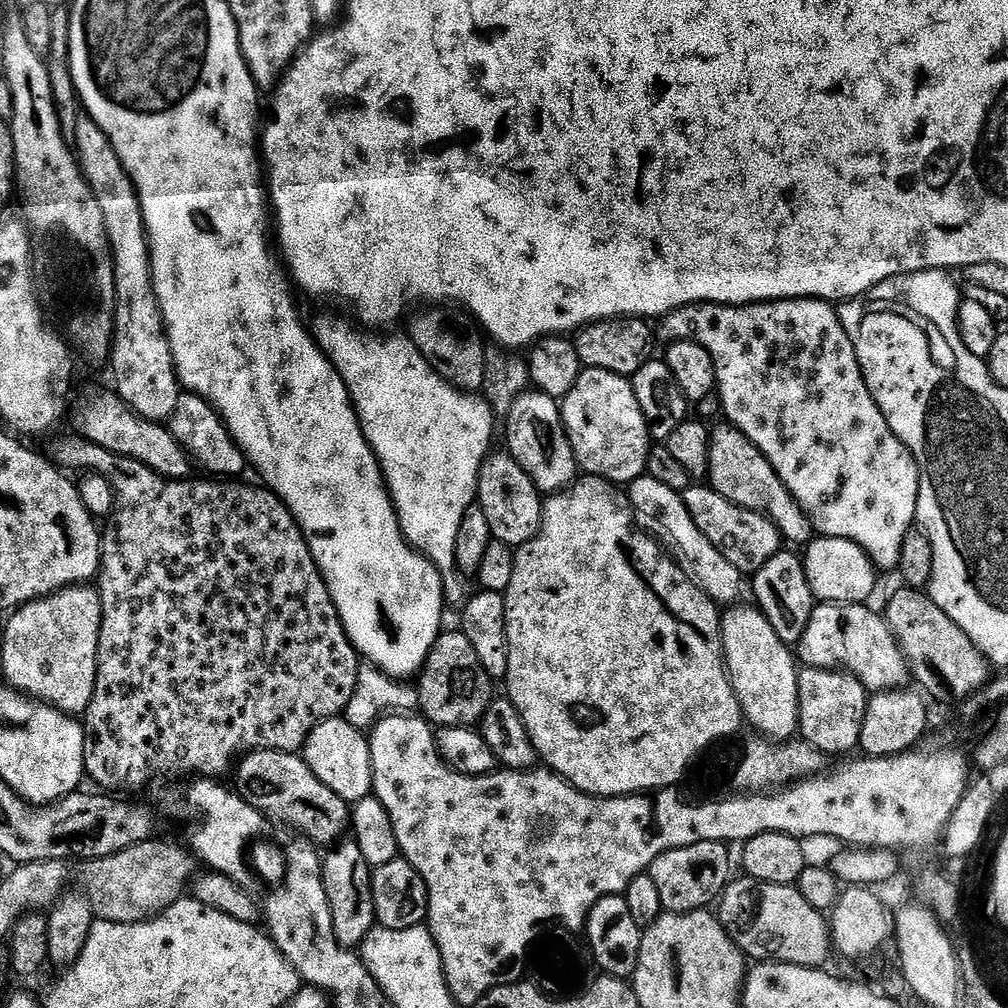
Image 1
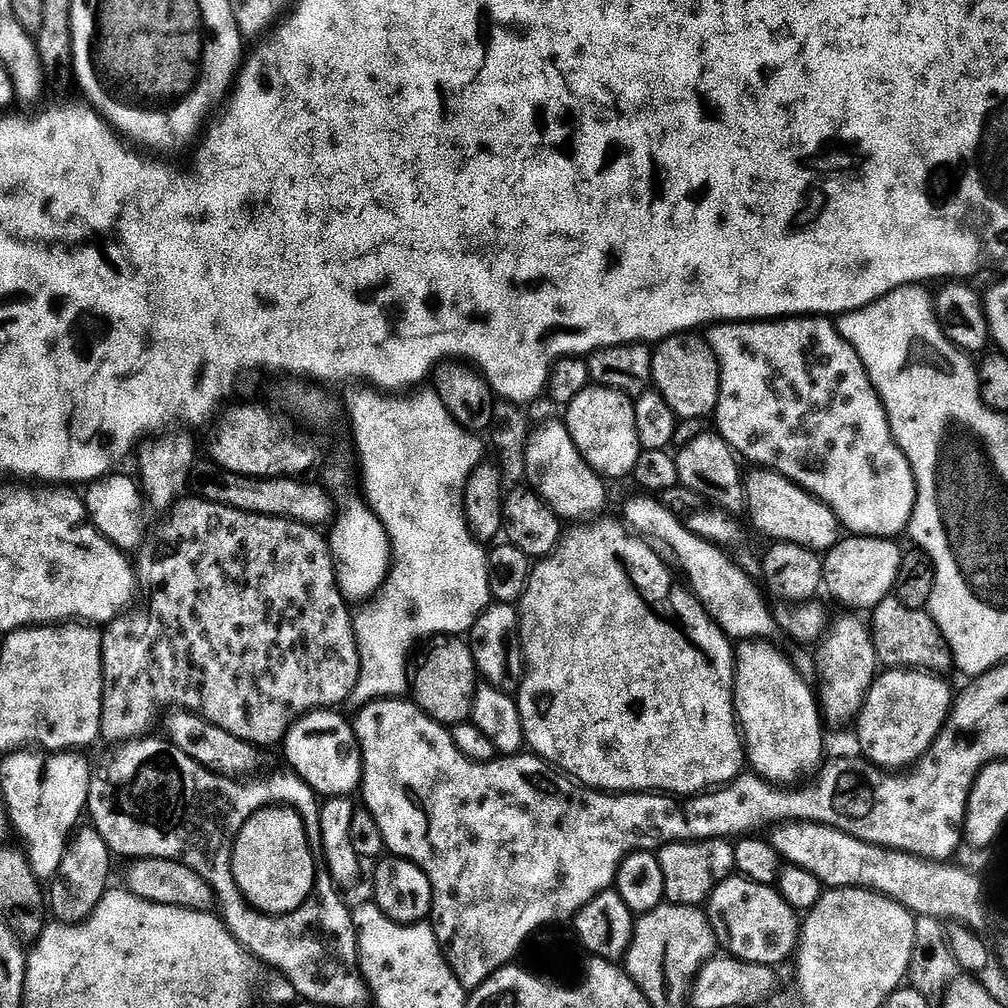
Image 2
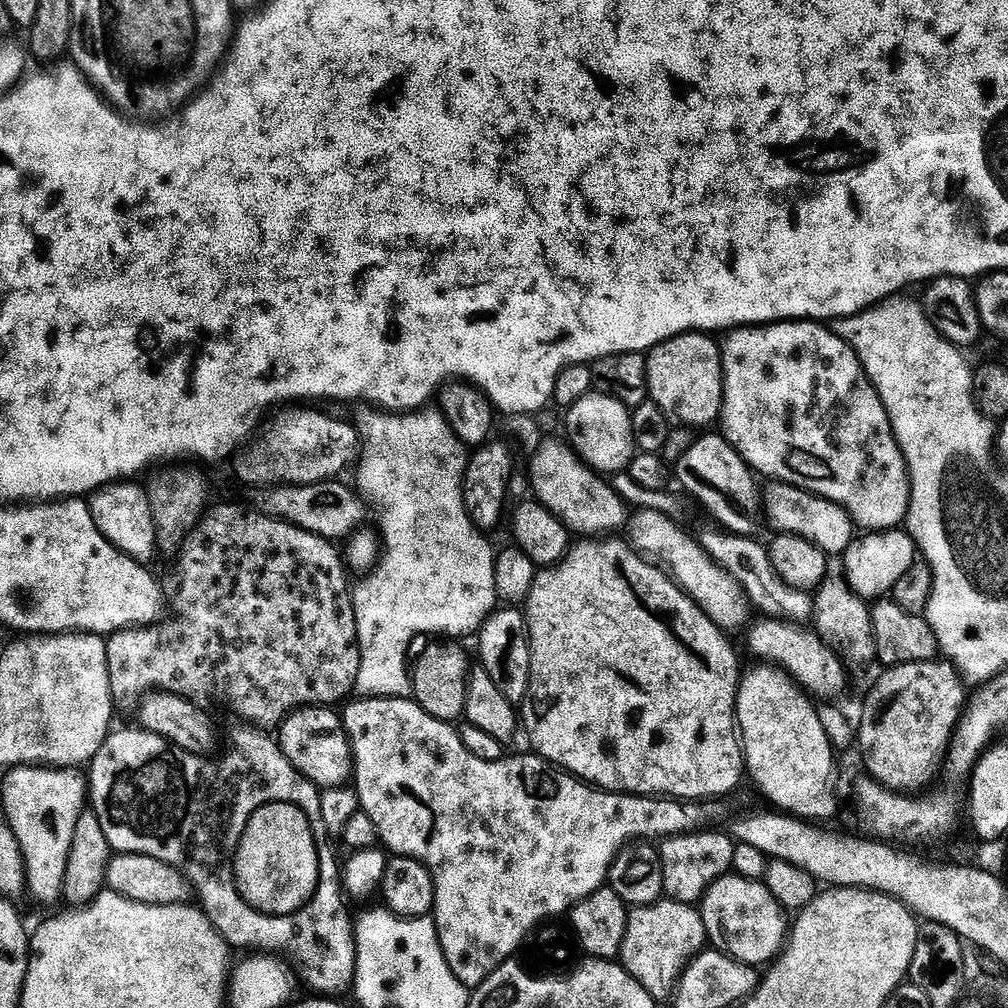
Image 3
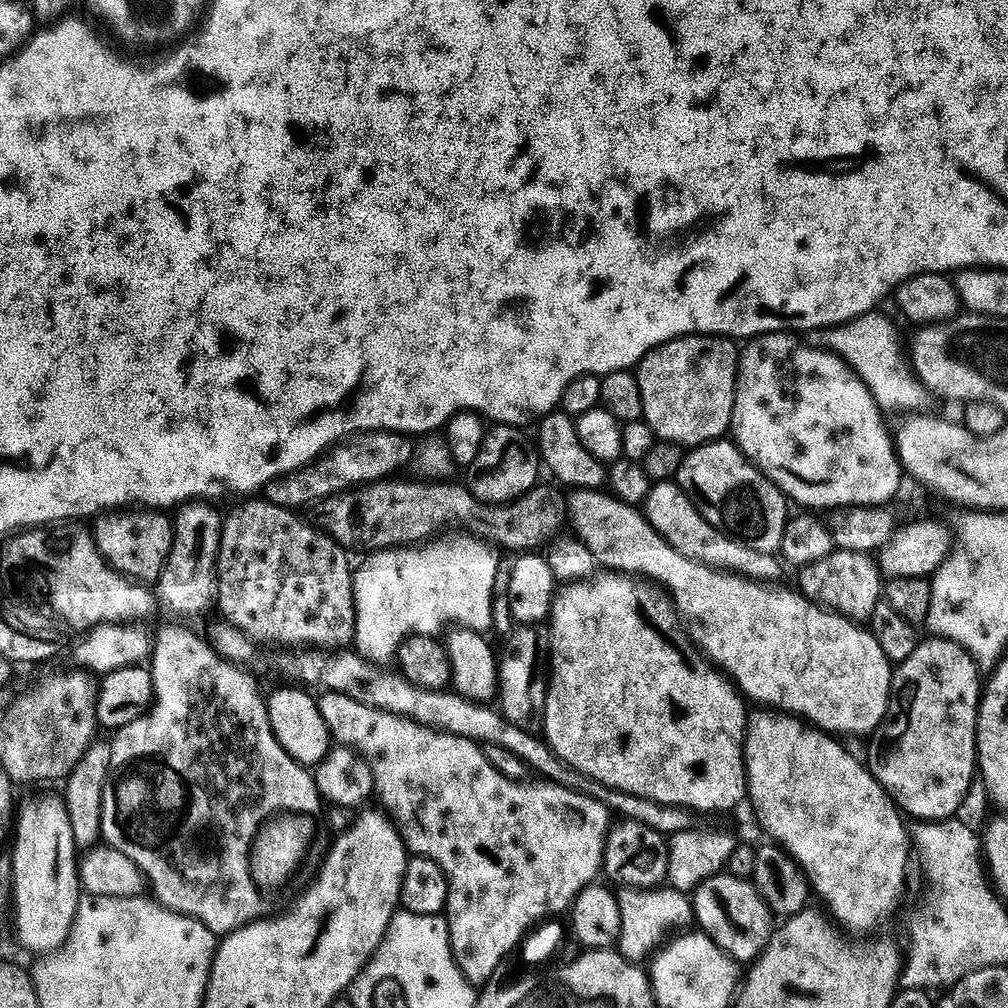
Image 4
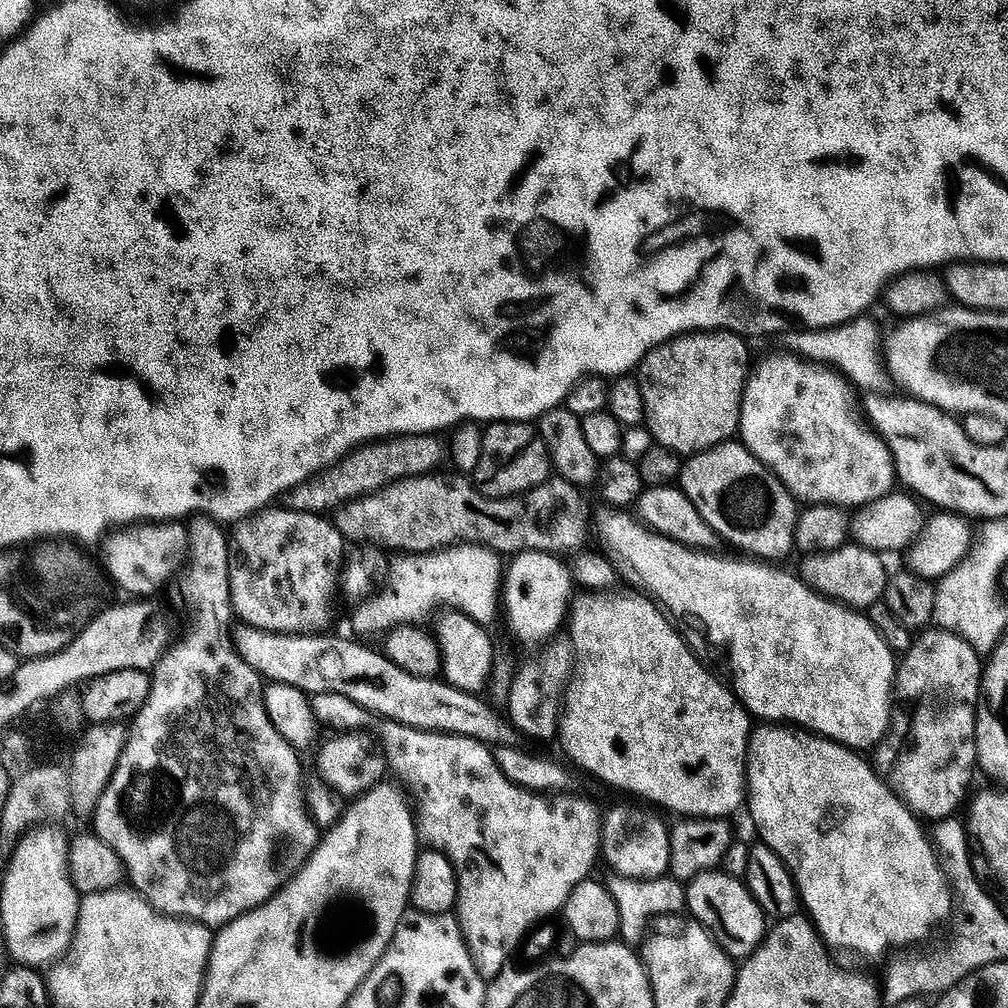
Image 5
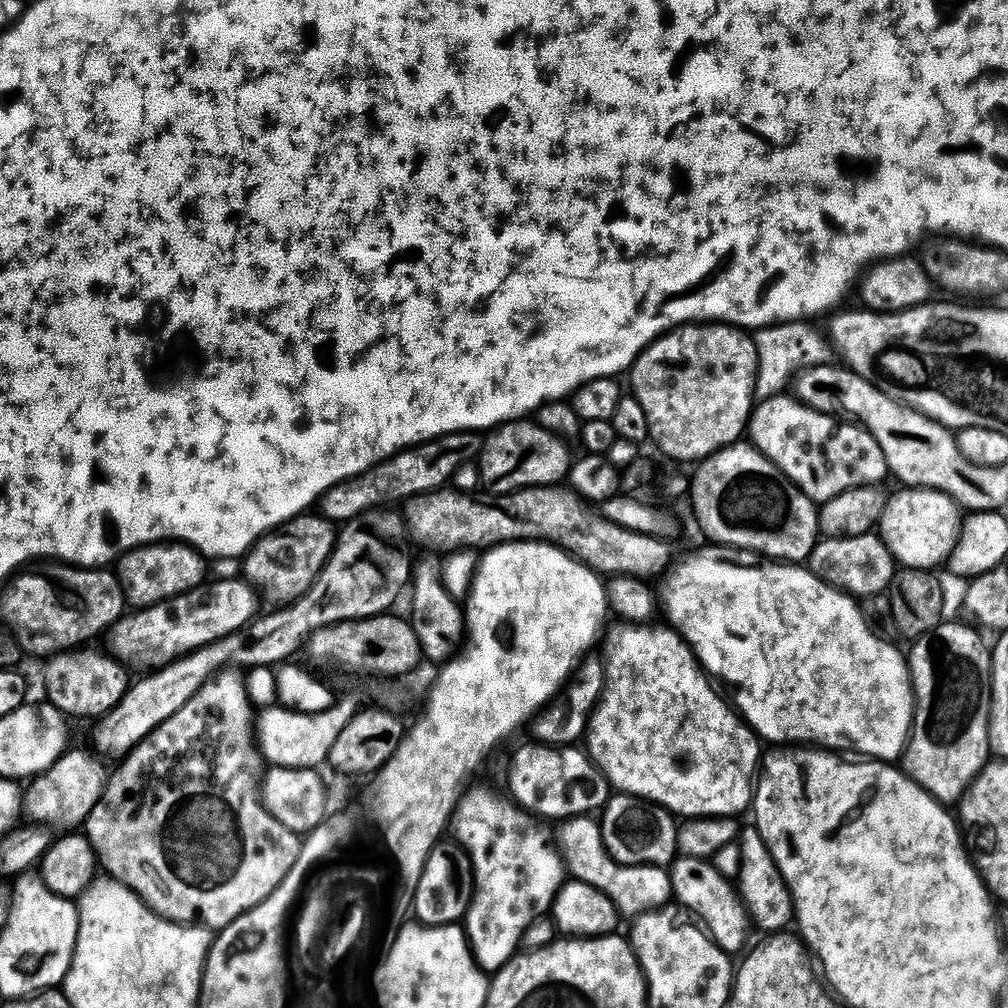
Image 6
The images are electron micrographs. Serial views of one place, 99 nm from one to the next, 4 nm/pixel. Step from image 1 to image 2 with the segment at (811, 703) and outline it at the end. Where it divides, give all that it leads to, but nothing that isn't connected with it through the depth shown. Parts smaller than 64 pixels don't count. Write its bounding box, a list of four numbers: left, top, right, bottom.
[816,614,878,728]

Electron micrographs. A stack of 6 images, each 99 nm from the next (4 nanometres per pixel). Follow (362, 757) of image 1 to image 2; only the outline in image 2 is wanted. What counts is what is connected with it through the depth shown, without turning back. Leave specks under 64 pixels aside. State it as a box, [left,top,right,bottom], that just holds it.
[282,709,364,799]

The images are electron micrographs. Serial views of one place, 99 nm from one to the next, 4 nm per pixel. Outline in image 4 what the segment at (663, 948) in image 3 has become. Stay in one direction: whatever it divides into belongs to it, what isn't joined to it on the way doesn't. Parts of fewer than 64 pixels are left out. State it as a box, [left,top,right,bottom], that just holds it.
[618,886,694,962]

